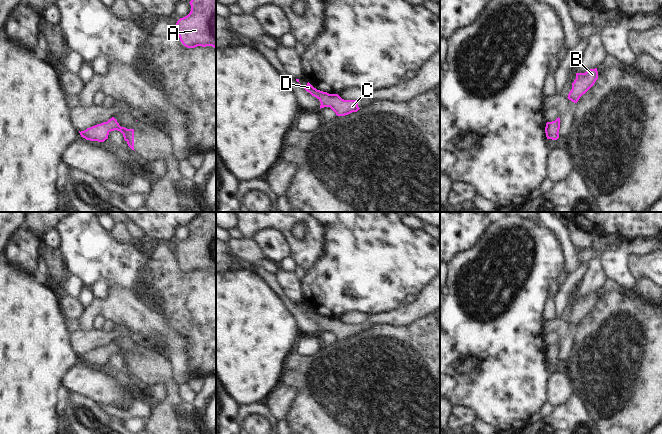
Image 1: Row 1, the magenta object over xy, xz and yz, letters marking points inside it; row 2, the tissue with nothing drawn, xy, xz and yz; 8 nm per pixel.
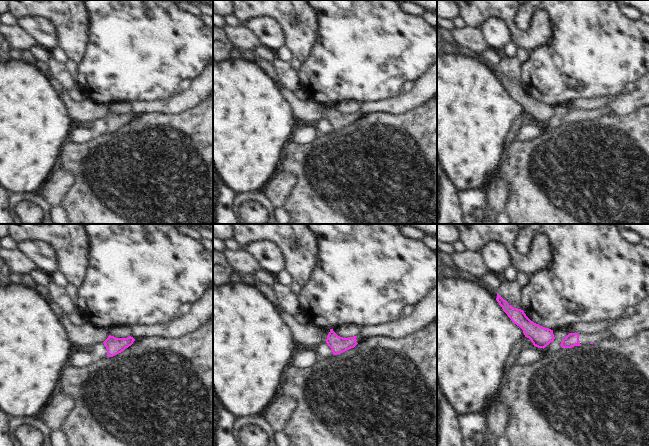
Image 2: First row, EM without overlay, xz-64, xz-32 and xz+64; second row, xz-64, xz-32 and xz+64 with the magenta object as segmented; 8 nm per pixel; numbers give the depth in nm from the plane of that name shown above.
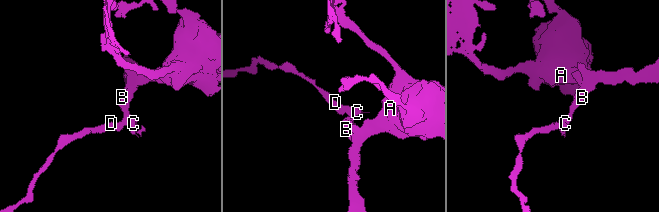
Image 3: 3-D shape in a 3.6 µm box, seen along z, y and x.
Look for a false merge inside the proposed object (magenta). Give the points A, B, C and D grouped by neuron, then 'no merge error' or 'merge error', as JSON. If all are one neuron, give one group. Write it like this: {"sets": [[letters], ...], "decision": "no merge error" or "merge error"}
{"sets": [["A", "B", "C", "D"]], "decision": "no merge error"}

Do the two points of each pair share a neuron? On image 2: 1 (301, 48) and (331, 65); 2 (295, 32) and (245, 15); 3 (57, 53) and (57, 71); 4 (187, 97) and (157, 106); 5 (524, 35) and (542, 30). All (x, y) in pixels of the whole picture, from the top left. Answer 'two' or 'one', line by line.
1: two
2: one
3: two
4: one
5: one

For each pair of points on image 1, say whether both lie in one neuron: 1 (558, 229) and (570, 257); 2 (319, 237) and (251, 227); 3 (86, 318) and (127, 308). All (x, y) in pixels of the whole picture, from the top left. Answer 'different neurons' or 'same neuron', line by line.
1: same neuron
2: same neuron
3: same neuron

